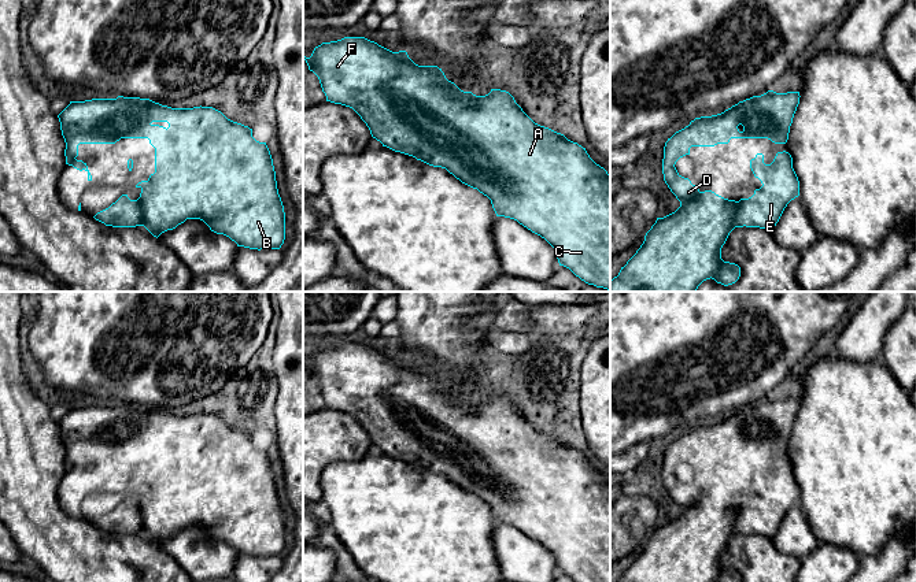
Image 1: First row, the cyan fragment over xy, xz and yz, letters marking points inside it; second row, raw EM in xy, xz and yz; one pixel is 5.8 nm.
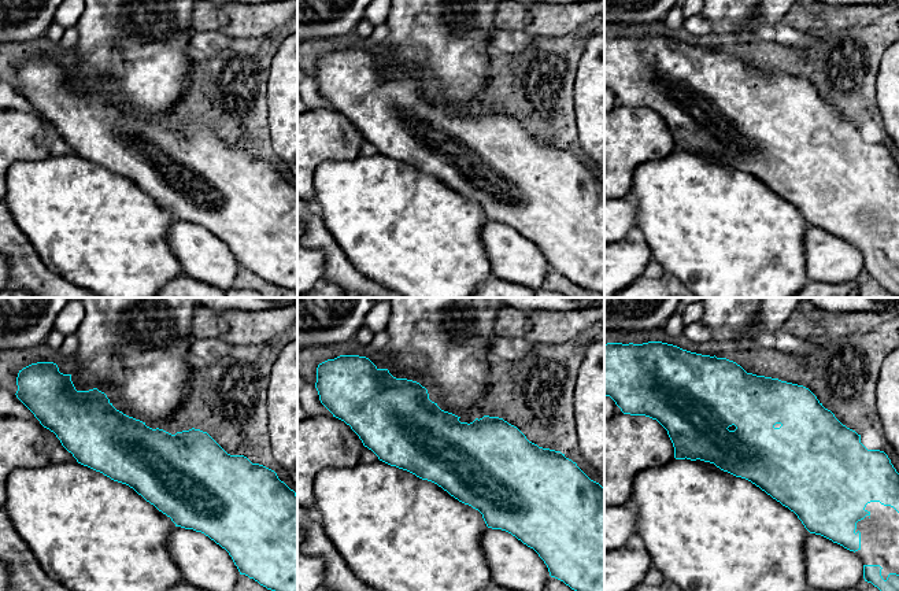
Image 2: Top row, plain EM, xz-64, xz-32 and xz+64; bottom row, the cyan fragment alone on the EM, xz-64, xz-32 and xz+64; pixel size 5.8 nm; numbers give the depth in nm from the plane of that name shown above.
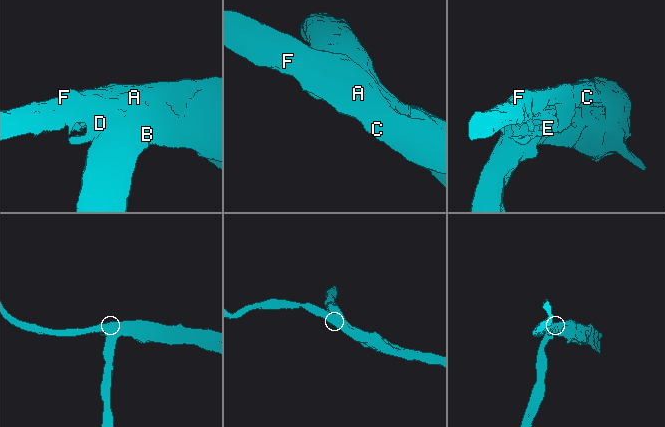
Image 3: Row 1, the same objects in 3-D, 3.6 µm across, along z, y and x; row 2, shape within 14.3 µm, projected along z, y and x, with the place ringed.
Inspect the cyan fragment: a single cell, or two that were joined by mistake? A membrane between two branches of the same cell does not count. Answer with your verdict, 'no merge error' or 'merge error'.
no merge error

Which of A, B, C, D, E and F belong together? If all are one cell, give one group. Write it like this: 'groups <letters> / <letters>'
groups A B C D E F

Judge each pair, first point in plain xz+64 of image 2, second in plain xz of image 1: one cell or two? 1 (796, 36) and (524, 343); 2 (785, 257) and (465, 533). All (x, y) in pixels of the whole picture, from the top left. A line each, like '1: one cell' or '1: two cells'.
1: one cell
2: one cell

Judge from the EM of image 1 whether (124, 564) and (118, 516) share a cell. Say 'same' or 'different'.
different

